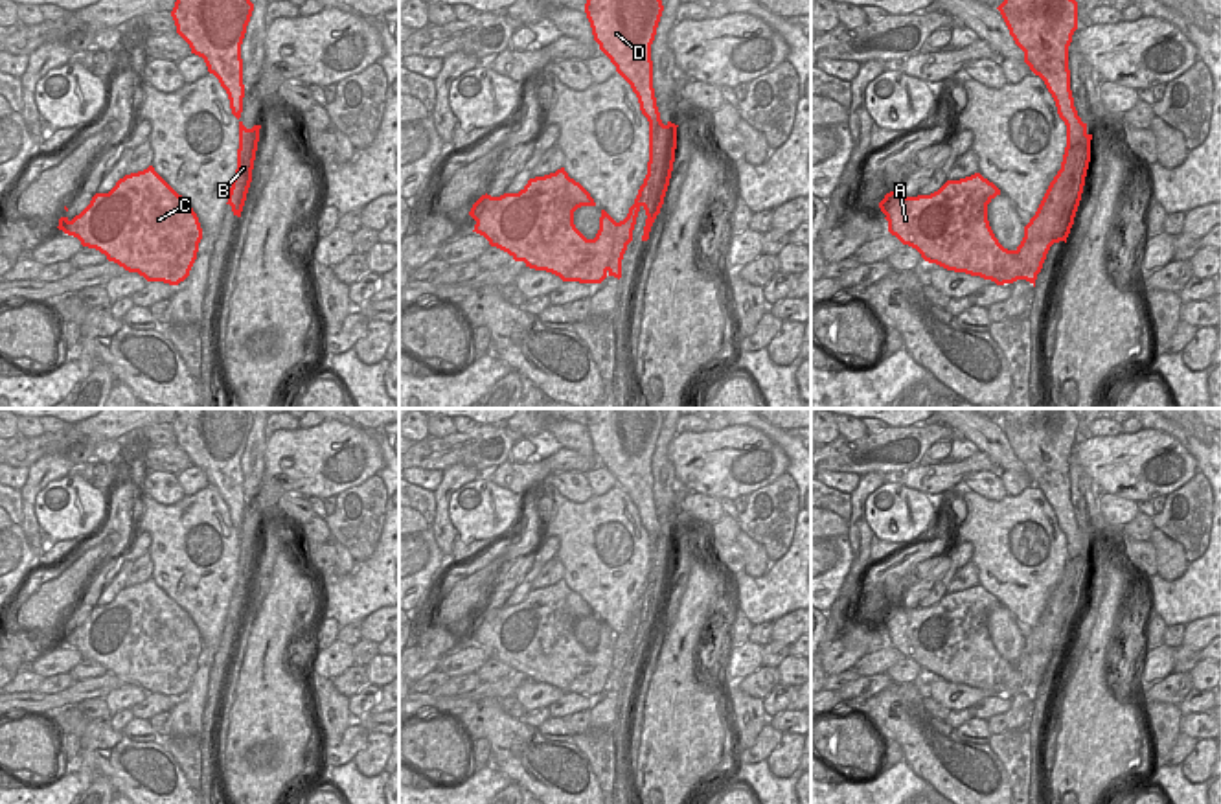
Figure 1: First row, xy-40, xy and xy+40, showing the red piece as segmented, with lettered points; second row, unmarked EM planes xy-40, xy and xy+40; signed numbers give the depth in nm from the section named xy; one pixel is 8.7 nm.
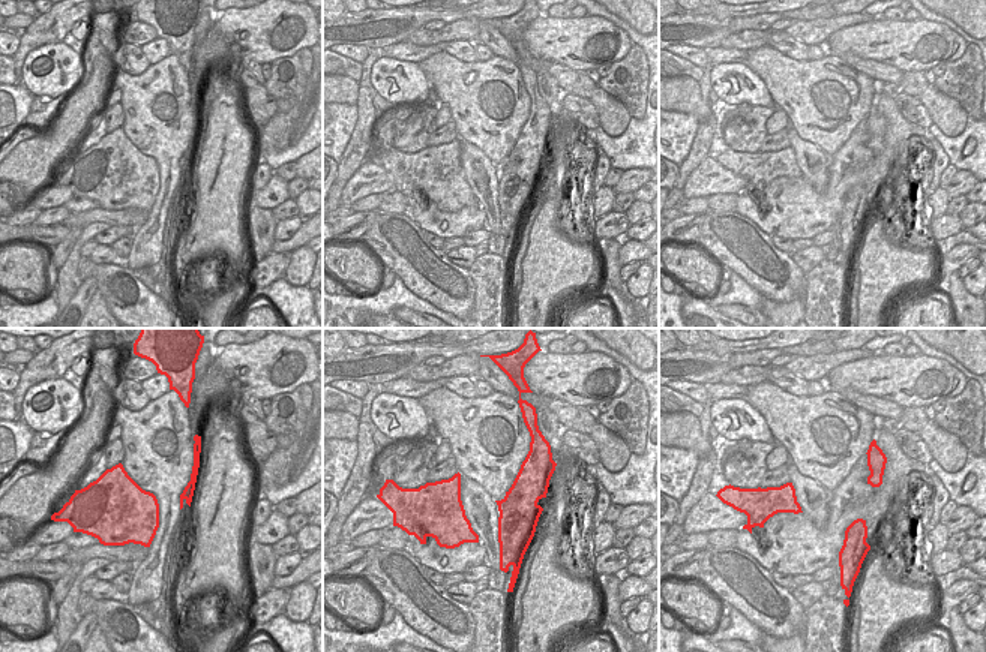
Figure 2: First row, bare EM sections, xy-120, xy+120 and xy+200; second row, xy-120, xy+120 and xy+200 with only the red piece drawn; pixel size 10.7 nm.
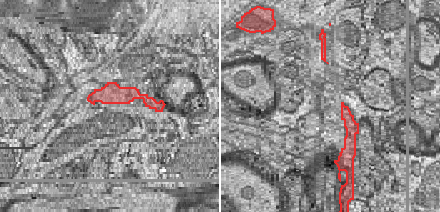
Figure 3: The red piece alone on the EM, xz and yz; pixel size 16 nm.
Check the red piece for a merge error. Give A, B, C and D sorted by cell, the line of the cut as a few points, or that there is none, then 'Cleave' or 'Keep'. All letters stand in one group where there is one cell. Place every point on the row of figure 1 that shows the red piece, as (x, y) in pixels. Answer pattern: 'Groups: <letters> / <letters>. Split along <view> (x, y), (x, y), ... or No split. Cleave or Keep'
Groups: A C / B D. Split along xy (616, 223), (607, 269). Cleave

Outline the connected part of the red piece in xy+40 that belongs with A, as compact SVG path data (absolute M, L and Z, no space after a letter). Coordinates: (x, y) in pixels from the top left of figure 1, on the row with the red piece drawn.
M975 173L960 180L947 180L930 195L905 197L899 190L894 190L884 195L879 208L886 215L888 232L903 245L916 248L925 261L1004 285L1024 278L1028 241L1024 234L1015 250L998 243L987 221L987 204L997 195L1000 195L1000 190Z

